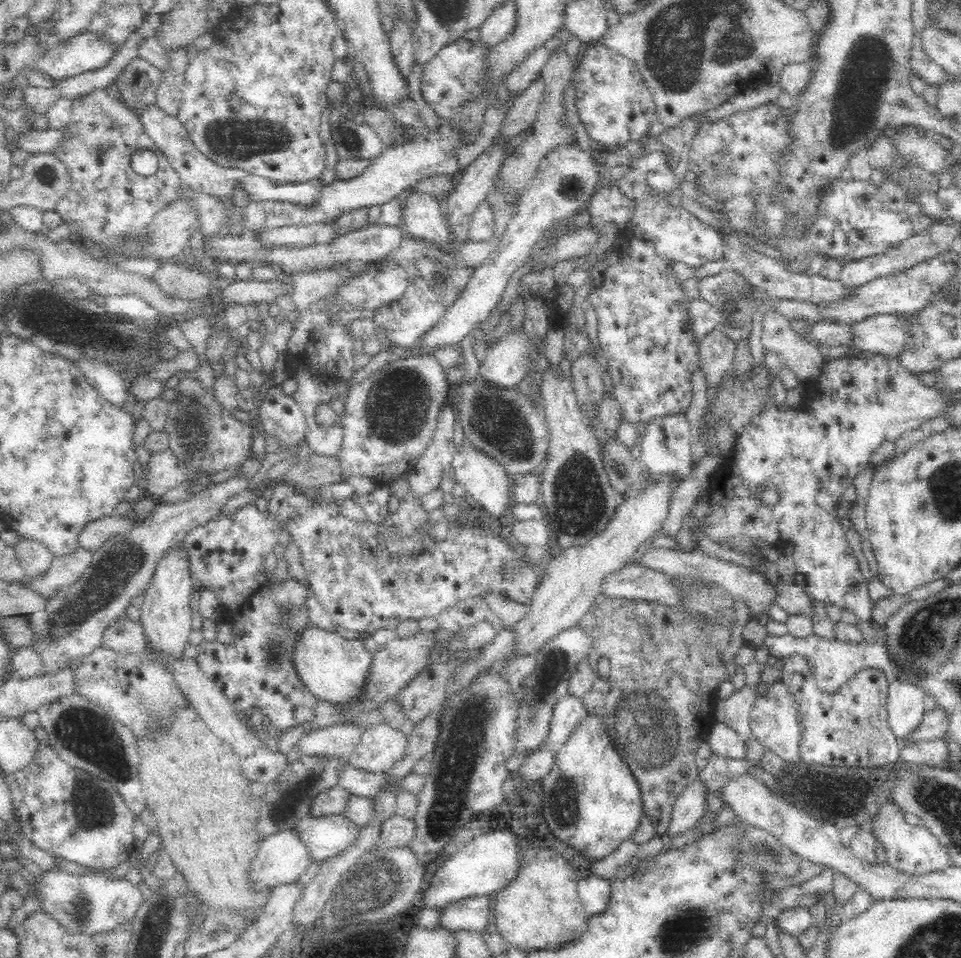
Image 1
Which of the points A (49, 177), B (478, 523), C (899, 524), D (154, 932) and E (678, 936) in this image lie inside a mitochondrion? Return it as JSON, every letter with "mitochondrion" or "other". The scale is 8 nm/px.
{"A":"mitochondrion","B":"other","C":"other","D":"mitochondrion","E":"mitochondrion"}

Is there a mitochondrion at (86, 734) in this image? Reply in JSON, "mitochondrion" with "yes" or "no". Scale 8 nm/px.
{"mitochondrion":"yes"}

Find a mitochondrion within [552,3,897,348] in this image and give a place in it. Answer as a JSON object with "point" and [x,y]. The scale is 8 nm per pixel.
{"point":[865,73]}

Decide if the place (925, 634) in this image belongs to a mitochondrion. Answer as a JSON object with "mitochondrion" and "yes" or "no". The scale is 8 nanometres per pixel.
{"mitochondrion":"yes"}

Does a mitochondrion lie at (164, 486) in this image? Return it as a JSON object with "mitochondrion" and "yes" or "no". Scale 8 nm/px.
{"mitochondrion":"no"}

